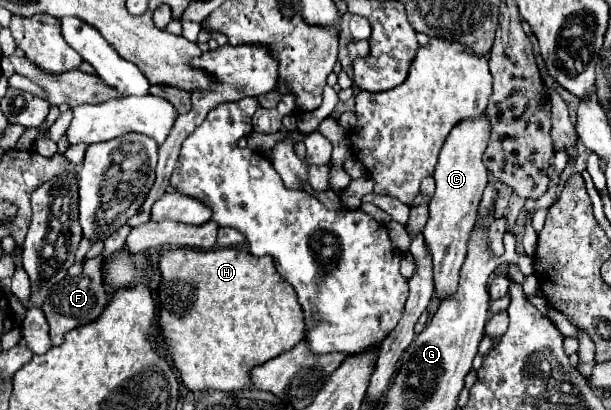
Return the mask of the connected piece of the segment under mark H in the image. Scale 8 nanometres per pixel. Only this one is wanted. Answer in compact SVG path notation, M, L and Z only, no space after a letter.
M176 248L160 258L162 284L160 296L160 328L164 332L166 356L180 372L184 386L192 392L202 390L246 390L252 388L252 370L290 350L304 340L306 324L304 310L298 302L296 290L282 280L270 256L258 258L242 248L214 248L194 250Z

